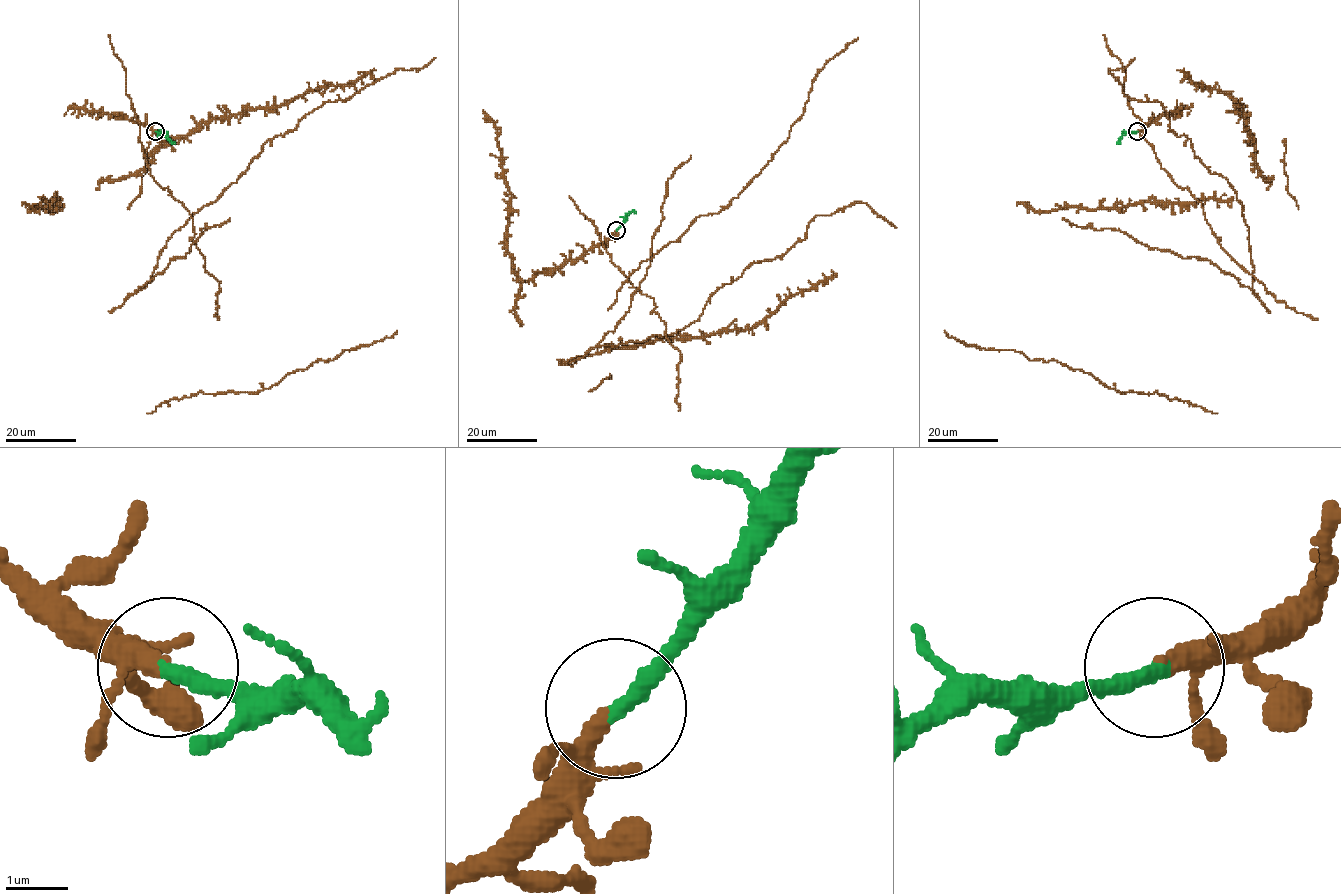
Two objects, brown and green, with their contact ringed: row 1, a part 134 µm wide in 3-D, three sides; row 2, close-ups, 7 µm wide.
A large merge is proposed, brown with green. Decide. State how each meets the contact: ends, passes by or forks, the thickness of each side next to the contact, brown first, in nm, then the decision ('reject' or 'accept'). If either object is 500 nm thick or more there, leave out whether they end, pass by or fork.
brown passes by | green ends | 240/300 nm | accept

